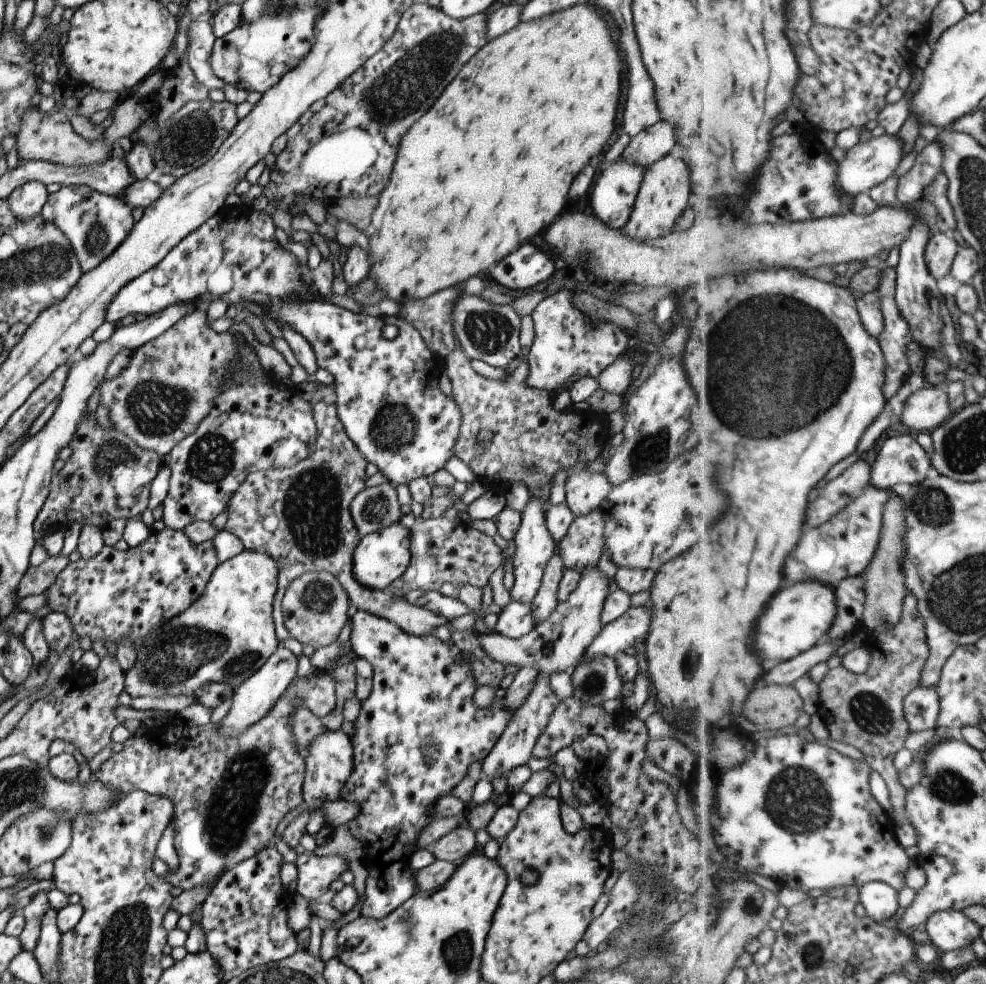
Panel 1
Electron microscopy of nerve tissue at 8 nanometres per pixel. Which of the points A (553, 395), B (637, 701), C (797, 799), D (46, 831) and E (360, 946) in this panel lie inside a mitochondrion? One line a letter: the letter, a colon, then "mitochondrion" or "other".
A: other
B: other
C: mitochondrion
D: mitochondrion
E: other

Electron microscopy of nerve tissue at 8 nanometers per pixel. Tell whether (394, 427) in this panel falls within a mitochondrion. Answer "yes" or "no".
yes

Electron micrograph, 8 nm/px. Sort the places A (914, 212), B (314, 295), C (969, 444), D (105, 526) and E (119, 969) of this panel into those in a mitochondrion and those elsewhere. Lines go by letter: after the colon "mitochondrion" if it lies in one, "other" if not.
A: other
B: other
C: mitochondrion
D: other
E: mitochondrion

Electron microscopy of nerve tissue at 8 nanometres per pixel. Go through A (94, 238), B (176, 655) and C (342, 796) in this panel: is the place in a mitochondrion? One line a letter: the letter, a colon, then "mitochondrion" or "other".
A: mitochondrion
B: mitochondrion
C: other

